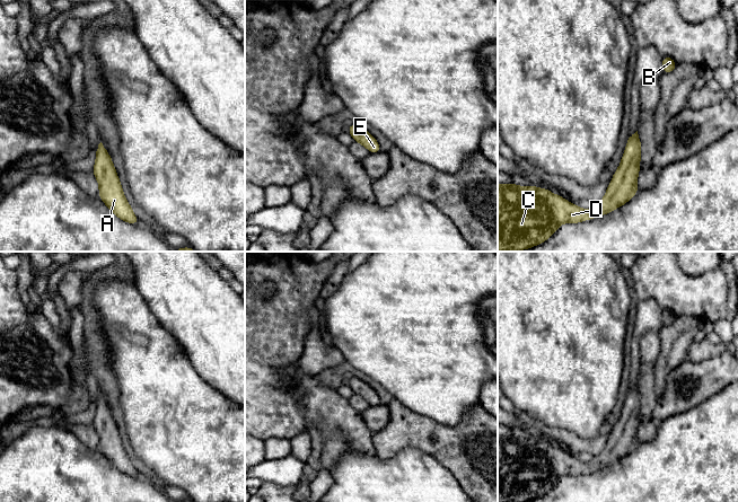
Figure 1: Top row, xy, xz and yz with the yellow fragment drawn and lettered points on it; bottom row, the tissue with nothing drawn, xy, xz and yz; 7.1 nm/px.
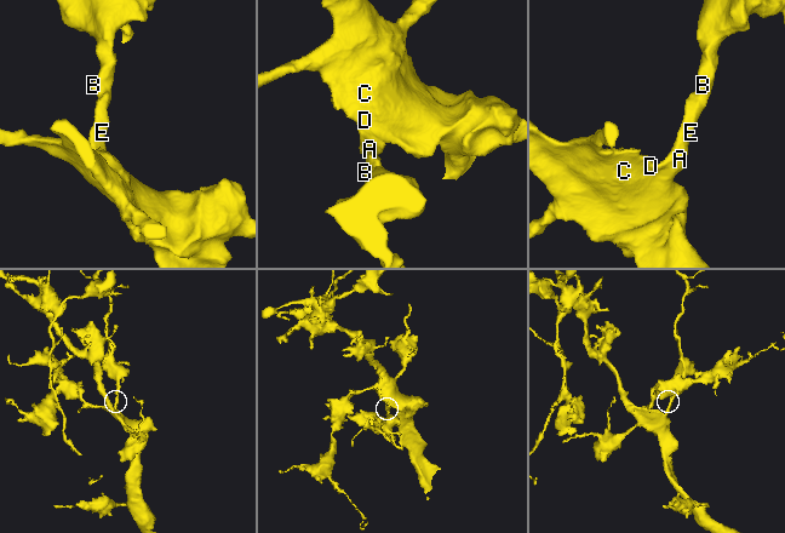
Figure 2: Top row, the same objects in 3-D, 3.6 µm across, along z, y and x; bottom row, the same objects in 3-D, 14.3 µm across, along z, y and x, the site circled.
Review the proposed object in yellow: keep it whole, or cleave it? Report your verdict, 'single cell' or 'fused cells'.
single cell

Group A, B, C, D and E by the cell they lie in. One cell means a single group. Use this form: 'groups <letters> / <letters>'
groups A B C D E

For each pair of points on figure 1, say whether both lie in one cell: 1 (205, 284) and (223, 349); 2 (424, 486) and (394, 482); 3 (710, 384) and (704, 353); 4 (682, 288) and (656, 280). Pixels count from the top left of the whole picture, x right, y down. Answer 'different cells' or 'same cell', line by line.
1: same cell
2: same cell
3: different cells
4: same cell

